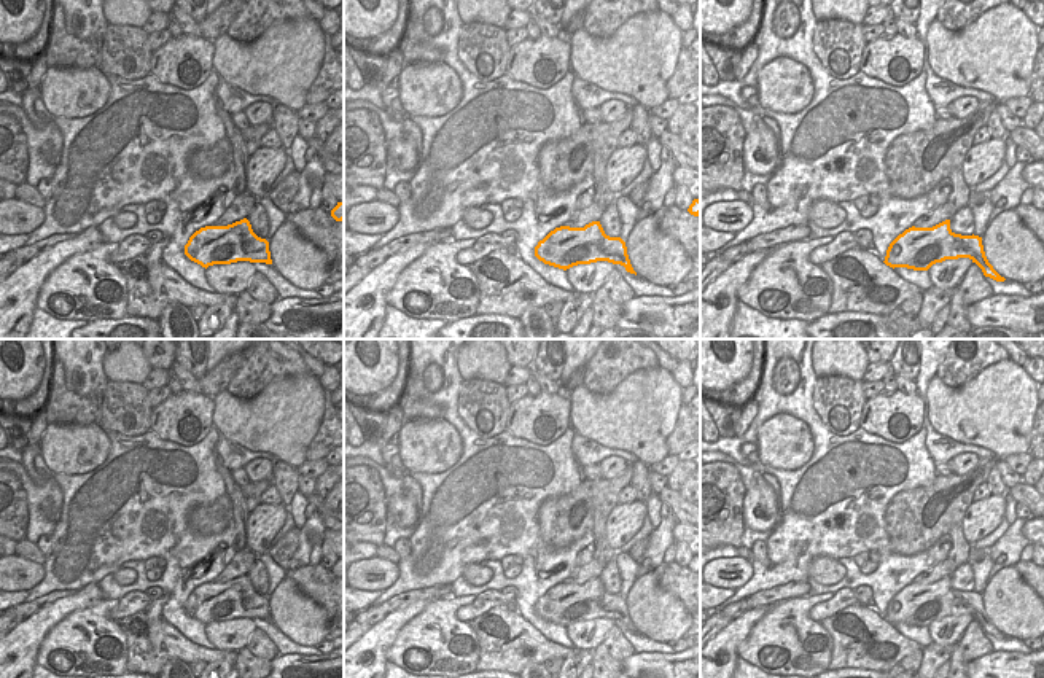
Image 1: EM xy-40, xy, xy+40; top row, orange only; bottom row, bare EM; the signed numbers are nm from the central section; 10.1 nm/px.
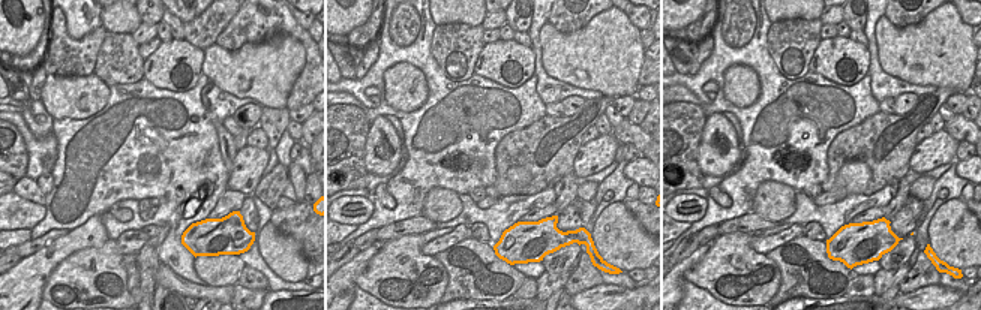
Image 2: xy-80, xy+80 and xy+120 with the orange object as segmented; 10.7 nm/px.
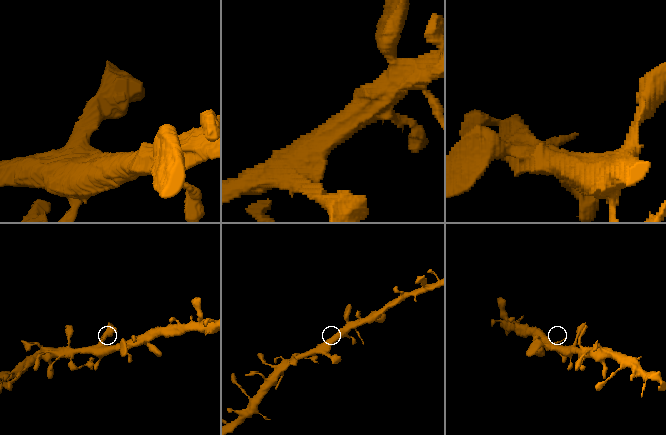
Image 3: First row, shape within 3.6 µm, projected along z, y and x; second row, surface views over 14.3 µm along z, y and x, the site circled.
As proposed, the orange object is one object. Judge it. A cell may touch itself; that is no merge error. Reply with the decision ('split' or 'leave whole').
leave whole

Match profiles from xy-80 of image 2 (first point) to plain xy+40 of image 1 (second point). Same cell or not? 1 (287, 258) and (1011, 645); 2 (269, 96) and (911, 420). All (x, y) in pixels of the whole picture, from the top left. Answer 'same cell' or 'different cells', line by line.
1: different cells
2: different cells

